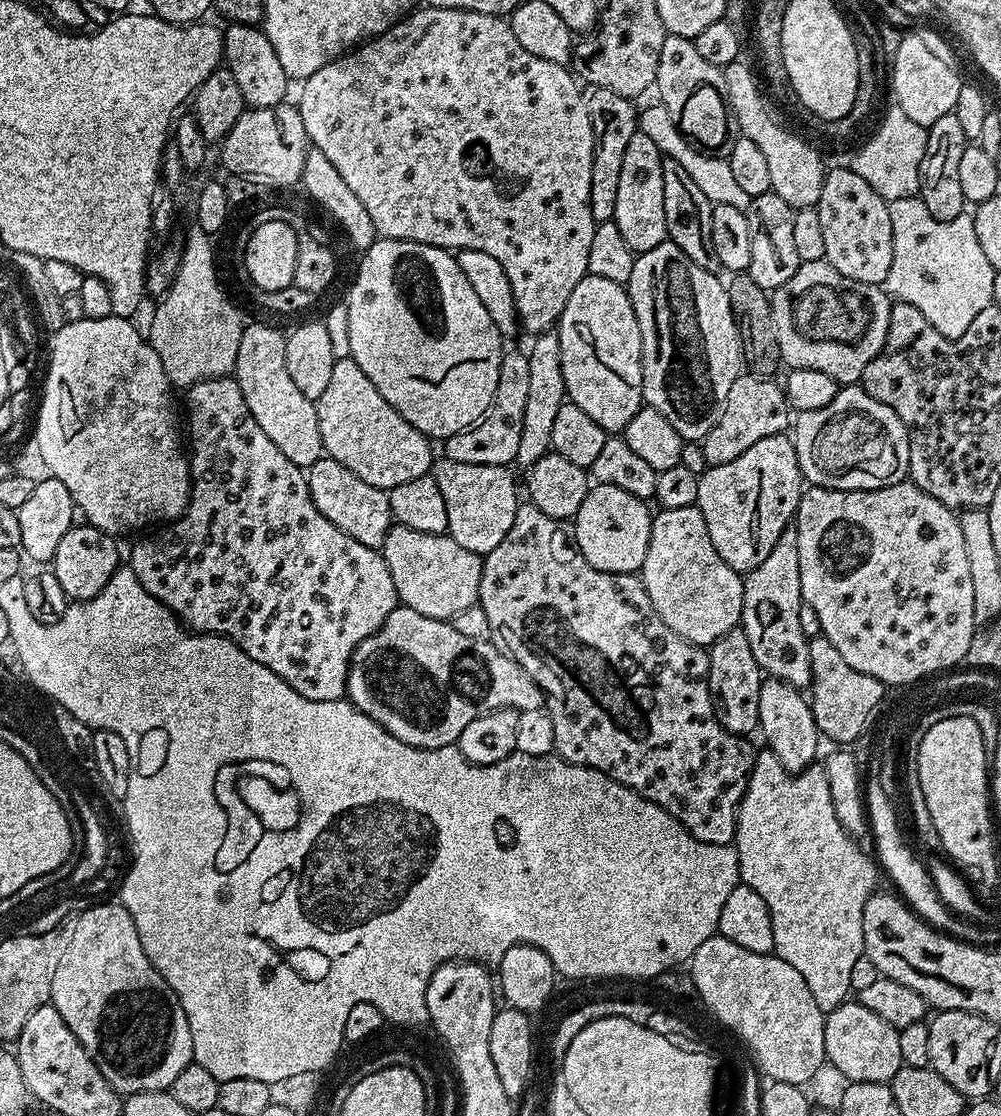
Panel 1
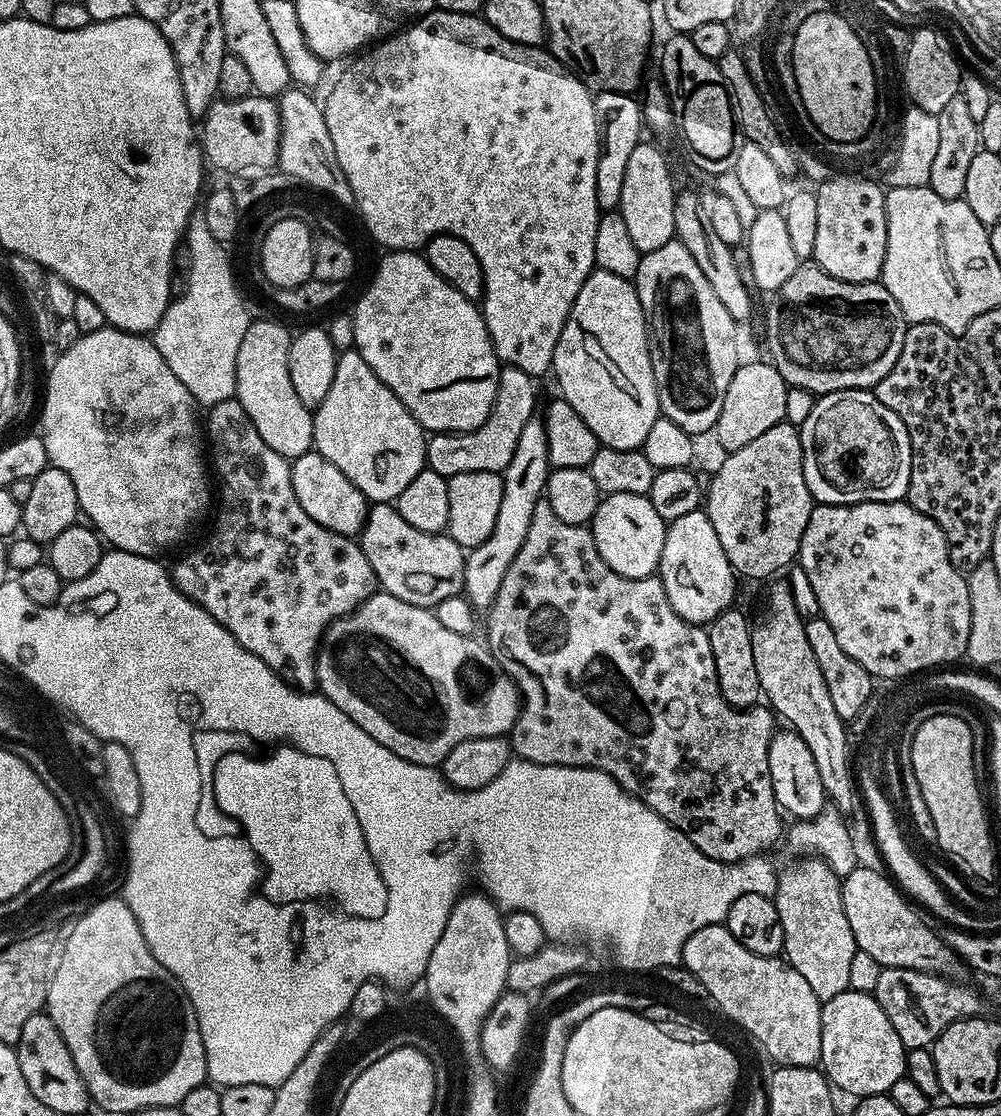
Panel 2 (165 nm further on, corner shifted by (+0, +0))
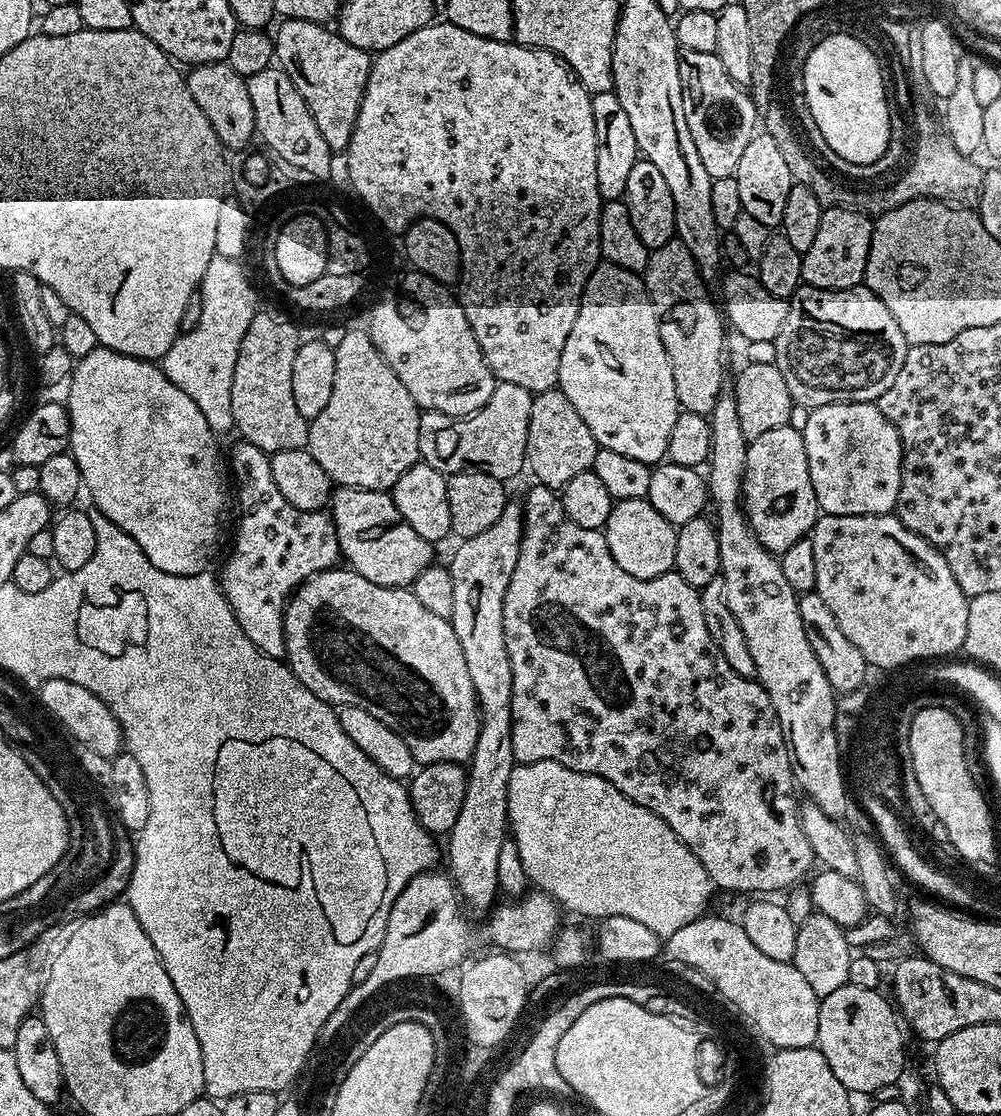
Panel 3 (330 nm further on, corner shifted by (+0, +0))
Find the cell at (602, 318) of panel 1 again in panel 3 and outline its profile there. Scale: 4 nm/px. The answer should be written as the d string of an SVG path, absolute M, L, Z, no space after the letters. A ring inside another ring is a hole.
M607 262L596 265L584 287L570 338L566 338L566 346L562 346L558 378L560 392L570 398L574 410L578 410L578 418L586 422L599 447L626 454L626 458L638 458L638 462L649 466L667 457L670 430L674 430L674 422L678 422L682 409L678 390L674 390L674 370L670 370L670 358L666 358L666 346L662 346L658 318L648 299L648 287L637 273Z

